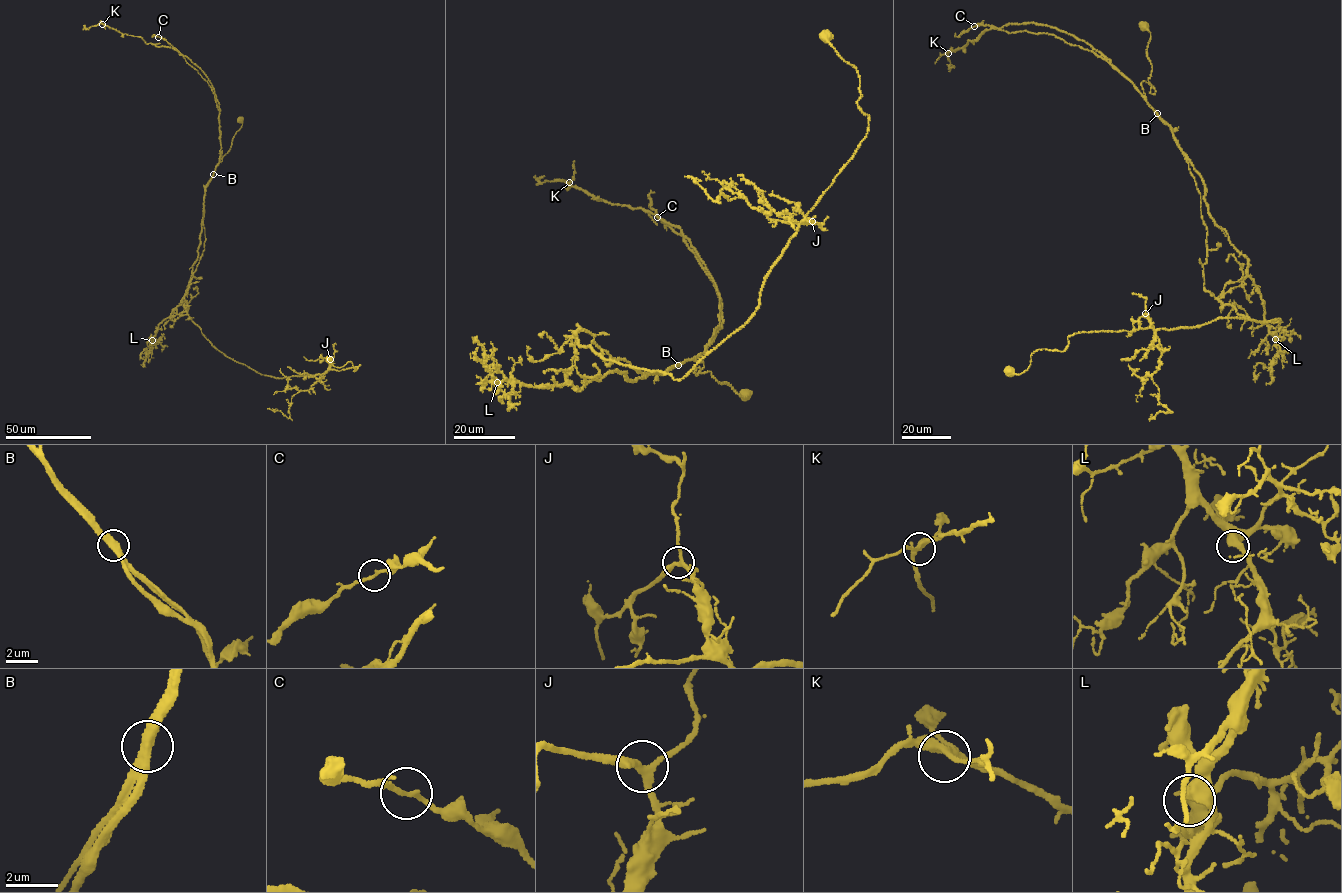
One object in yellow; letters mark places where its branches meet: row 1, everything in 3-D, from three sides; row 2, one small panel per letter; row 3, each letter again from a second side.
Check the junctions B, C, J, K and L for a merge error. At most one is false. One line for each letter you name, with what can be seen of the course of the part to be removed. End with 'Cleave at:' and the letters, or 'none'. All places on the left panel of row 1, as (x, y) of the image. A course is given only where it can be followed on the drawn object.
B: (213, 174), (221, 148), (219, 111), (203, 72), (174, 49), (102, 24), (89, 29)
Cleave at: B

